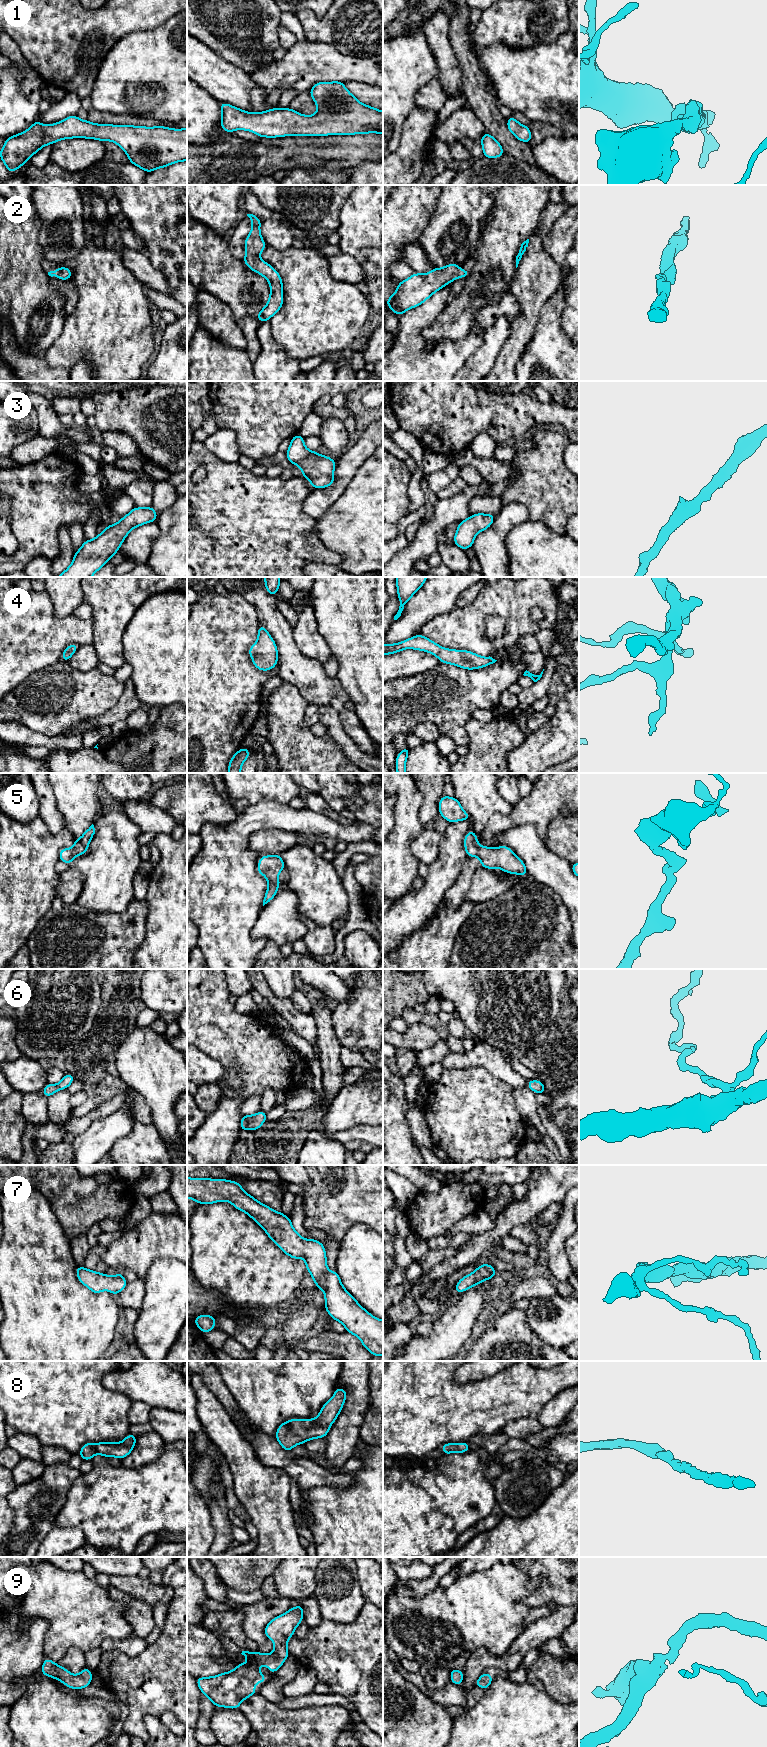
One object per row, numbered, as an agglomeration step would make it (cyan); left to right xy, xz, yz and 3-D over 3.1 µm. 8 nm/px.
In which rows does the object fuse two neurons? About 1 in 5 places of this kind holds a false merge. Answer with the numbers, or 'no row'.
no row

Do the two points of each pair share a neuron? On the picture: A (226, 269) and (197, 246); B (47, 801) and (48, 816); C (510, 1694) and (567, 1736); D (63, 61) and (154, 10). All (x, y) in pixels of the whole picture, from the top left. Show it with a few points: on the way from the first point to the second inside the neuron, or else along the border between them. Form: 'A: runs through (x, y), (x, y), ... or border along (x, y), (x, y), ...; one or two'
A: runs through (219, 268), (204, 253); one
B: runs through (47, 805), (48, 812); one
C: runs through (524, 1708), (553, 1736); one
D: runs through (69, 33), (104, 27), (126, 12); one

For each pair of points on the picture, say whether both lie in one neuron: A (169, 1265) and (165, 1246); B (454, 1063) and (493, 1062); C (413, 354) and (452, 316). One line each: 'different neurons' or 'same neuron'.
A: different neurons
B: same neuron
C: different neurons

